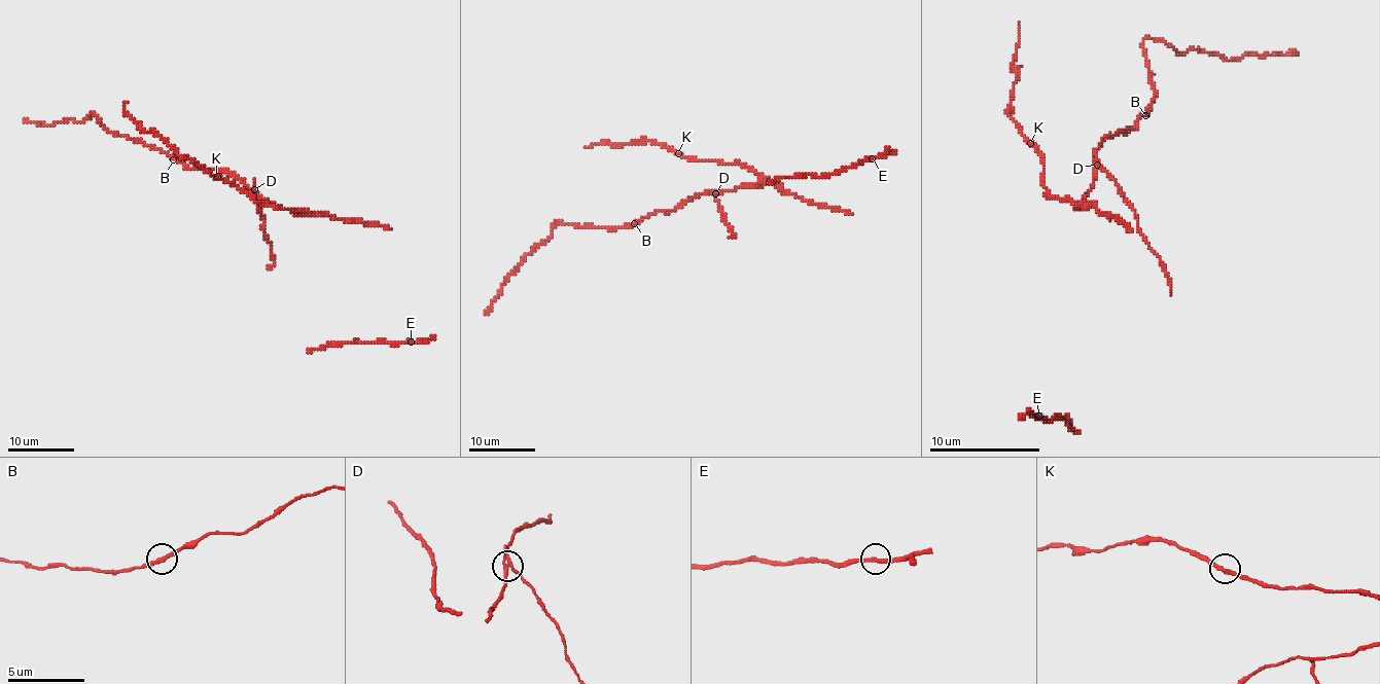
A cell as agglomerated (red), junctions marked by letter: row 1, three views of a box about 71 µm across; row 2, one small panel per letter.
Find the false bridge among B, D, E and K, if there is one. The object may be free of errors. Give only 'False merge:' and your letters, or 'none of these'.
False merge: D

